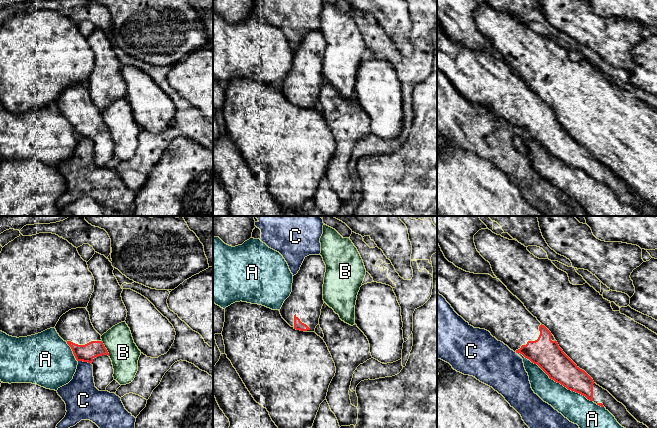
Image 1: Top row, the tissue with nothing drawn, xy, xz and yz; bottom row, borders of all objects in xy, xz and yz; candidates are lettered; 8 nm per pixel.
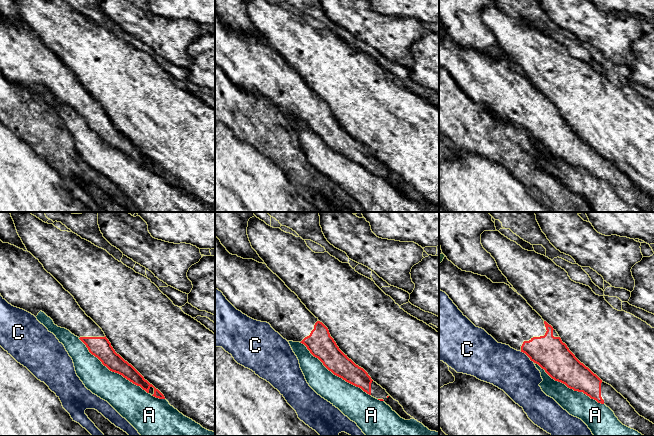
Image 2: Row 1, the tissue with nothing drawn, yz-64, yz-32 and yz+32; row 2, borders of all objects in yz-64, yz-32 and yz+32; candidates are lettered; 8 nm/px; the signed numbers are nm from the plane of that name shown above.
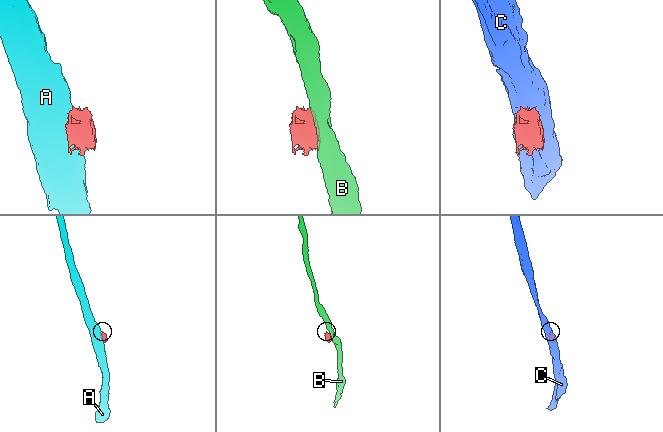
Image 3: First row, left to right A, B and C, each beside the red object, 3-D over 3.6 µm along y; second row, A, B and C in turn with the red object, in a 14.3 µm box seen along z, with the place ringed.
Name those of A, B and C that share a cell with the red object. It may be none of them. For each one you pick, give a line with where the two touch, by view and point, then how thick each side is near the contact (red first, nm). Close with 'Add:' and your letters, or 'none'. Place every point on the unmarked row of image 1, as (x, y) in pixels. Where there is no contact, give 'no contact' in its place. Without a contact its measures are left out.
Add: none

